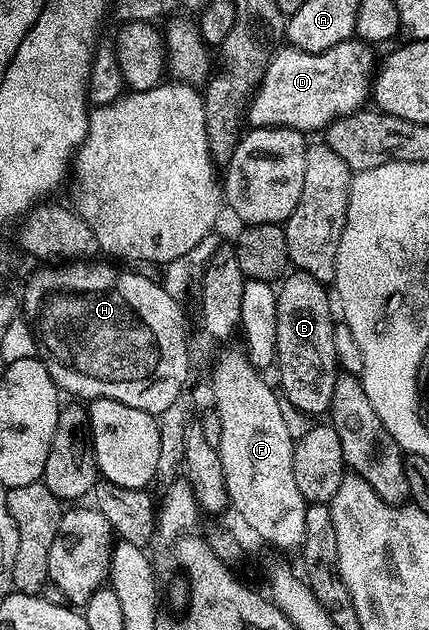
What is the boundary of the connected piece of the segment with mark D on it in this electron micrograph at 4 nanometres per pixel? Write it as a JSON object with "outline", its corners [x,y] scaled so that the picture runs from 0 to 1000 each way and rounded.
{"outline":[[[814,63],[797,70],[779,70],[779,76],[760,76],[739,86],[688,76],[655,76],[625,97],[615,117],[606,122],[576,170],[573,194],[580,202],[601,200],[671,200],[678,206],[720,210],[753,208],[767,194],[797,186],[800,181],[823,181],[851,167],[862,149],[862,122],[872,114],[865,78],[837,63]]]}

